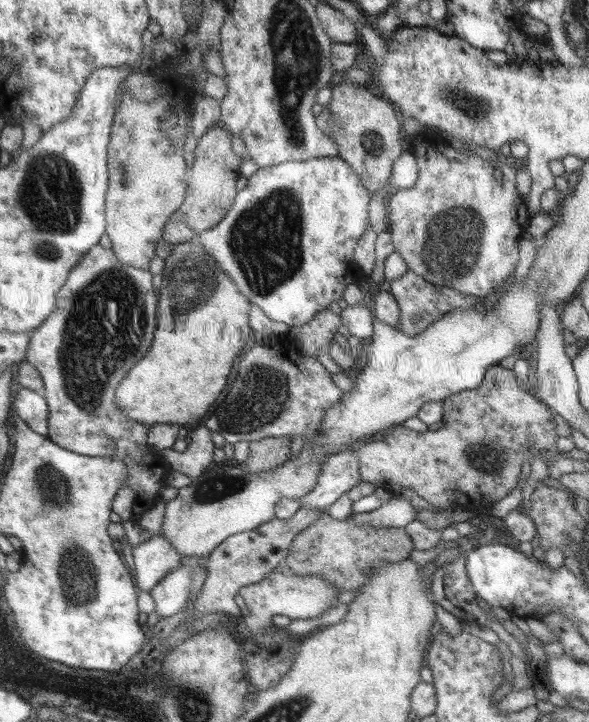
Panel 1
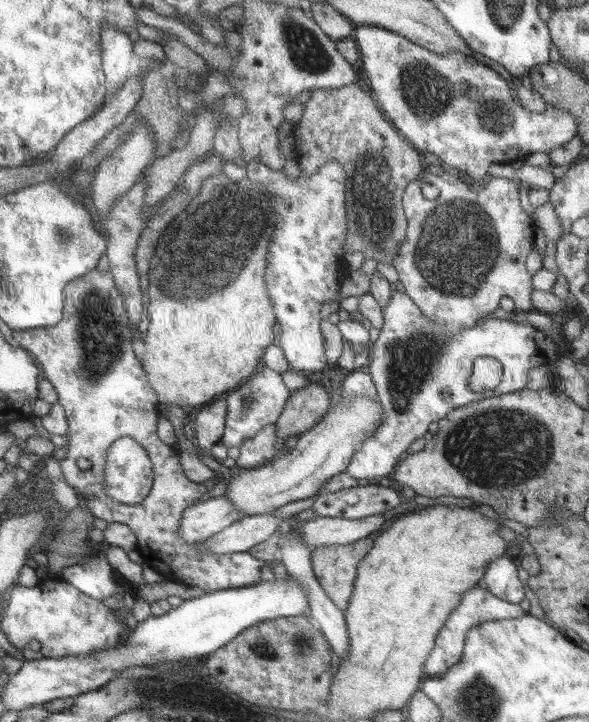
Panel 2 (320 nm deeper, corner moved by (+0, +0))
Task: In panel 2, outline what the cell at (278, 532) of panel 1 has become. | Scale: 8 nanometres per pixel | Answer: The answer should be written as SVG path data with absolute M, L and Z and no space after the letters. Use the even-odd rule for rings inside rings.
M371 481L366 486L358 485L336 492L321 490L310 509L315 512L314 518L358 520L383 514L402 502L405 501L396 490Z

